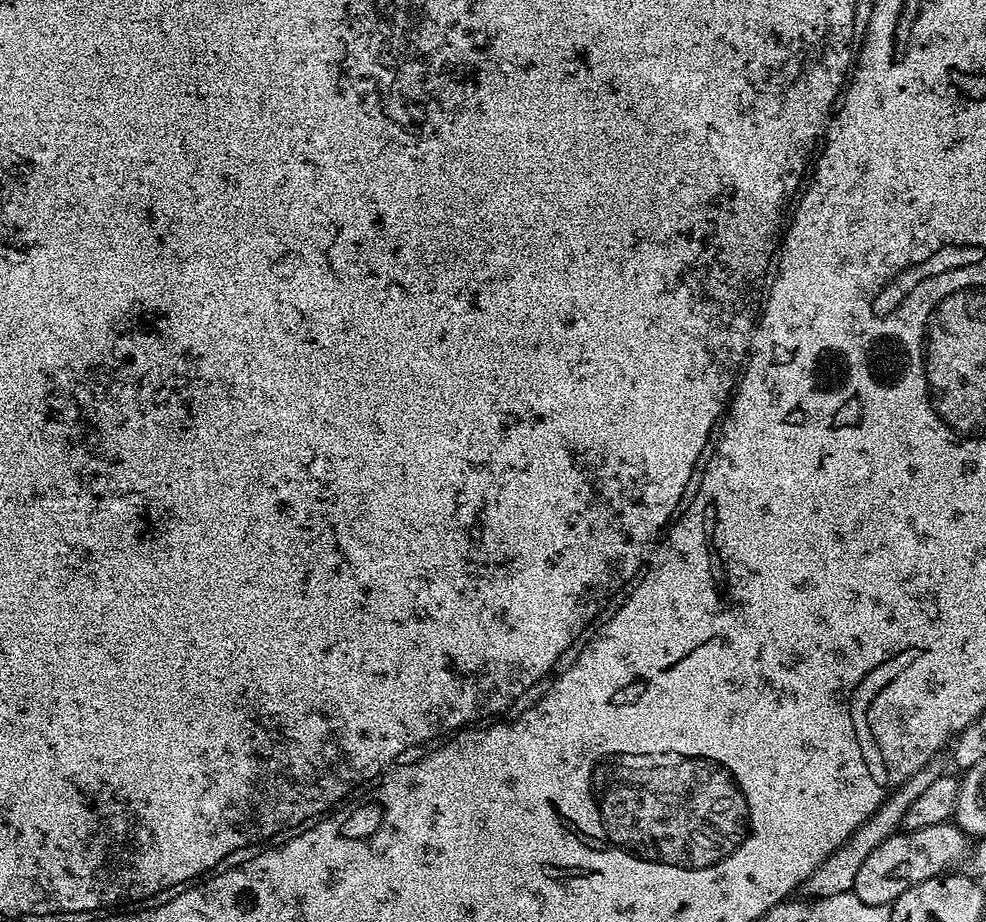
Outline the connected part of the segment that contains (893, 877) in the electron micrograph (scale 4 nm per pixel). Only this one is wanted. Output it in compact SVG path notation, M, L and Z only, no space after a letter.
M952 822L926 826L926 830L897 831L886 838L859 867L851 891L867 904L891 905L918 882L932 881L934 877L947 873L951 864L959 865L969 848L969 837Z

